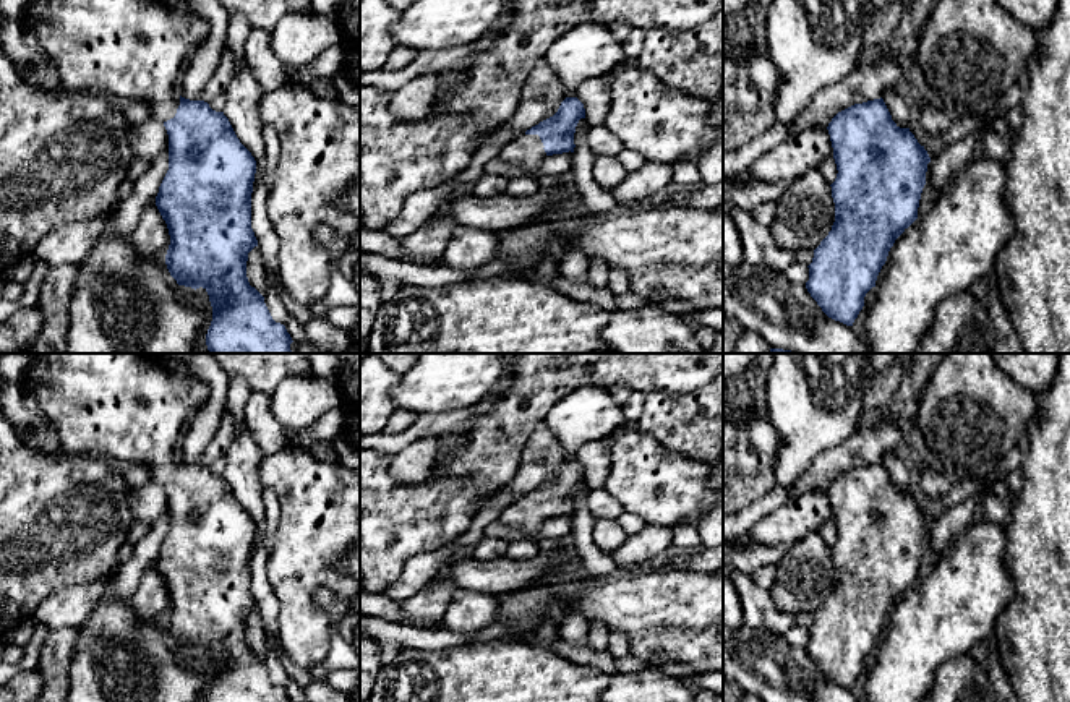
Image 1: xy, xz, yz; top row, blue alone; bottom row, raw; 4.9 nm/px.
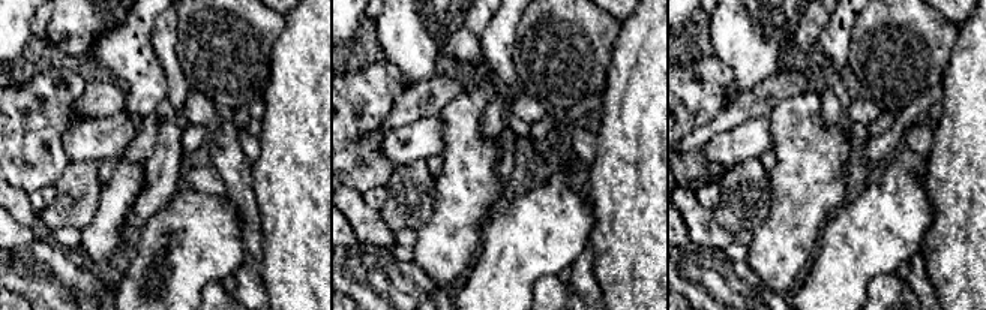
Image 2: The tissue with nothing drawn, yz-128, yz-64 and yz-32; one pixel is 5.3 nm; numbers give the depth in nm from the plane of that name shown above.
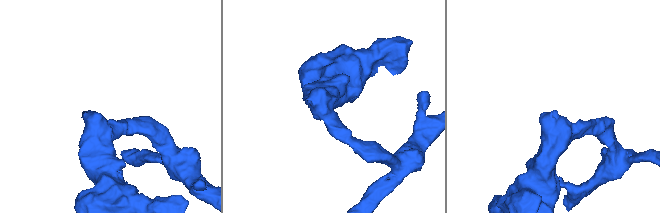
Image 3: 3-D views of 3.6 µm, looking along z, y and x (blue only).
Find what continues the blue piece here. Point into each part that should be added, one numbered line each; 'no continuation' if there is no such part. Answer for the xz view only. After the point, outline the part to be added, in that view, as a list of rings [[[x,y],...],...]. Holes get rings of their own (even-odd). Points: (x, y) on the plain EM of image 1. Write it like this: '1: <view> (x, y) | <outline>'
1: xz (526, 514) | [[[519,498],[501,514],[499,522],[527,537],[538,538],[540,525],[546,520],[543,506],[538,498]]]

